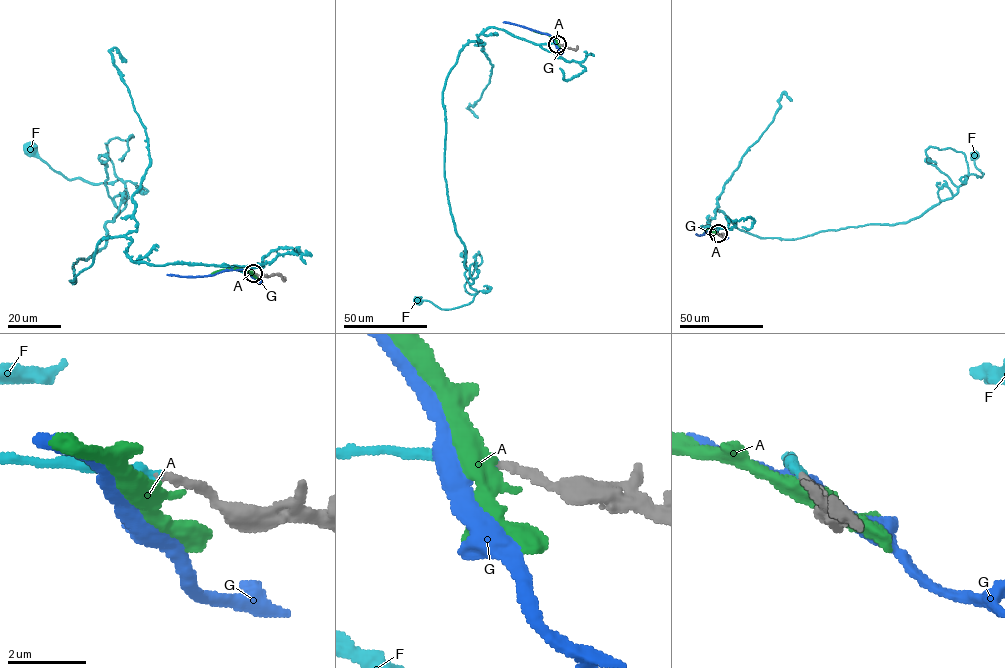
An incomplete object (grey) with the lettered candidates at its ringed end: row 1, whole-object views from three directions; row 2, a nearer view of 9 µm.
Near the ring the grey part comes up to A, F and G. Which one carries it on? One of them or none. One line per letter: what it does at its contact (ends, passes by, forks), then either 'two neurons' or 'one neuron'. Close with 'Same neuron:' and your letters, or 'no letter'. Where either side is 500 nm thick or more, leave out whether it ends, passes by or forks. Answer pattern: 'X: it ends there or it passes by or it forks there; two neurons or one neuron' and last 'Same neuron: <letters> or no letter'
A: it passes by; two neurons
F: it ends there; one neuron
G: it ends there; two neurons
Same neuron: F

